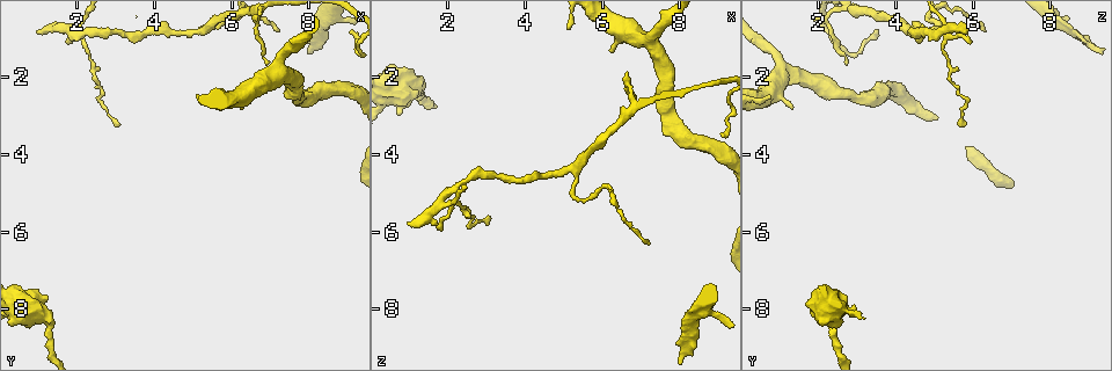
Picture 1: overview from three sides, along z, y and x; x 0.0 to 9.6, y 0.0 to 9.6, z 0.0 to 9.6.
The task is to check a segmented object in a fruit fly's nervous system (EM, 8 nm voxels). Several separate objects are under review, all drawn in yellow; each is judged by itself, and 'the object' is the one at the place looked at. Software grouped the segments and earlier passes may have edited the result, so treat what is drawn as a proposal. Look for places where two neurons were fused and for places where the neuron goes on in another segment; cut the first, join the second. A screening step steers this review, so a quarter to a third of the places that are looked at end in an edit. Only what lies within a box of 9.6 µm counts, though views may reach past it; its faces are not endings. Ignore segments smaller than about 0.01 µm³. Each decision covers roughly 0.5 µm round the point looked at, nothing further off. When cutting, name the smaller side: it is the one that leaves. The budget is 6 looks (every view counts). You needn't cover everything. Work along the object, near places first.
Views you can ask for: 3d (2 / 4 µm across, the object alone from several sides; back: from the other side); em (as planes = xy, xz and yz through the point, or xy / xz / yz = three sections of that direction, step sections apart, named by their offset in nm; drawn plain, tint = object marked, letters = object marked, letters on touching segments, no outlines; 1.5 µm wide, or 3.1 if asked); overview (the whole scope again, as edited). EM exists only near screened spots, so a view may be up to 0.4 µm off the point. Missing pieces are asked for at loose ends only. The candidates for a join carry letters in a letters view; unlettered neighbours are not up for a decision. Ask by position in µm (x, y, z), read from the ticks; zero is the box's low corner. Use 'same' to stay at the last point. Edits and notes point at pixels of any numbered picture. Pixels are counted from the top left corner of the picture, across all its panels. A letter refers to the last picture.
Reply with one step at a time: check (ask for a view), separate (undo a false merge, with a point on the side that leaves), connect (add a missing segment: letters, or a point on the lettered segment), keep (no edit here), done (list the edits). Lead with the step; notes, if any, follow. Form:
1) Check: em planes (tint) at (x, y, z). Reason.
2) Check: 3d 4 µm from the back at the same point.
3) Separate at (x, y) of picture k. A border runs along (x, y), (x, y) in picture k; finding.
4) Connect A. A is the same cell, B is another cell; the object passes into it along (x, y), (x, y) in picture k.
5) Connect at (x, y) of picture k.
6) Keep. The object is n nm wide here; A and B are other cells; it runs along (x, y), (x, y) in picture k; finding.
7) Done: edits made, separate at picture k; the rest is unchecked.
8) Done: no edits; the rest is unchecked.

Check: 3d 4 µm at (0.90, 0.90, 5.75). Free end.

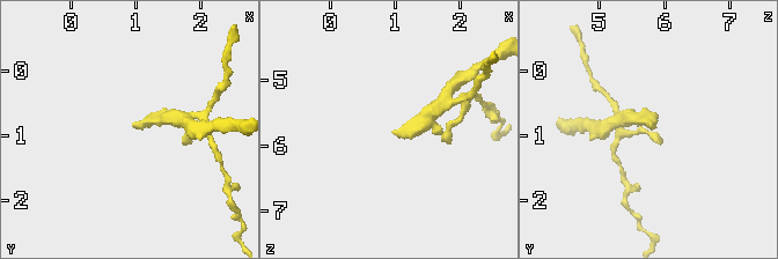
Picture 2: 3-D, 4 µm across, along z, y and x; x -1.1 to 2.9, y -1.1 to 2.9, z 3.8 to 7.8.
Check: em xz step 8 (letters) at (0.95, 0.80, 5.80). Need the tissue.

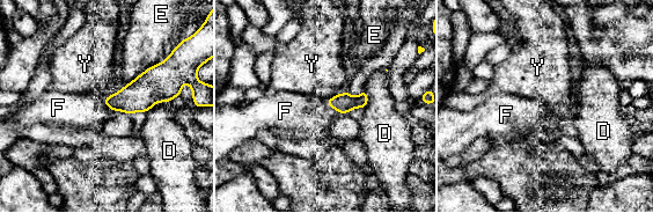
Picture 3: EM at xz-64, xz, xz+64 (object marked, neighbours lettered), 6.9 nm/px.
Connect at (303, 115) of picture 3. F is the same cell, D, E and Y are other cells; it goes on there.

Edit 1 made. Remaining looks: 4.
Check: em planes (plain) at (5.30, 0.75, 4.40). Calibre changes.

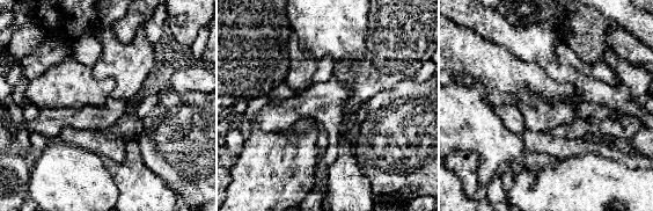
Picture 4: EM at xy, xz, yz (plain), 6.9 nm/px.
Check: em planes (tint) at the same point.

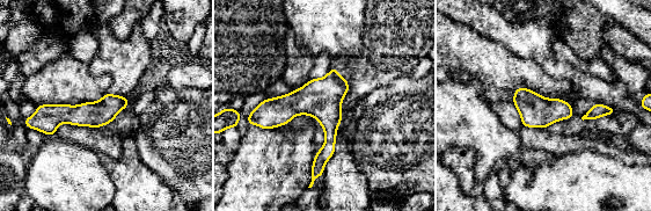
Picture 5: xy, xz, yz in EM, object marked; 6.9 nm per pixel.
Check: em planes (letters) at the same point.

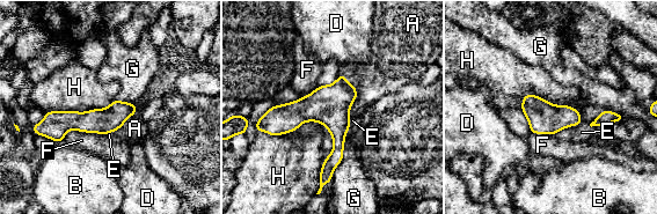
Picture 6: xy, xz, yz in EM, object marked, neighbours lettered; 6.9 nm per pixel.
Keep. A, B, D, E, F, G and H are other cells; all the same neuron.

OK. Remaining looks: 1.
Done: edits made, connect at picture 3; the rest is unchecked.

